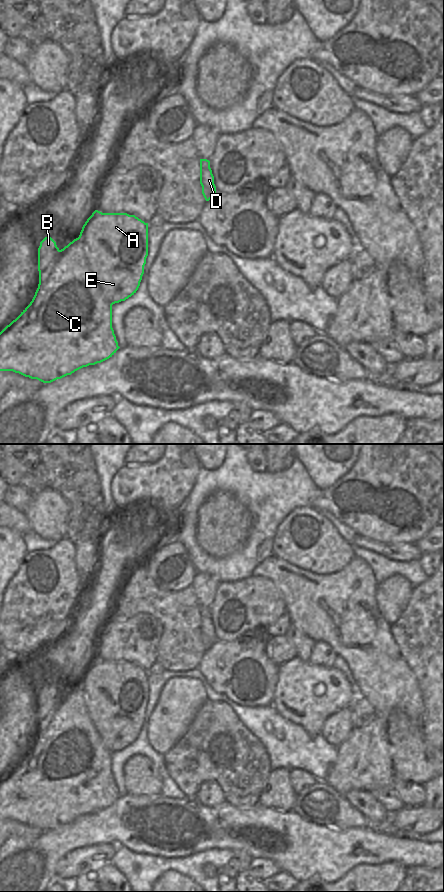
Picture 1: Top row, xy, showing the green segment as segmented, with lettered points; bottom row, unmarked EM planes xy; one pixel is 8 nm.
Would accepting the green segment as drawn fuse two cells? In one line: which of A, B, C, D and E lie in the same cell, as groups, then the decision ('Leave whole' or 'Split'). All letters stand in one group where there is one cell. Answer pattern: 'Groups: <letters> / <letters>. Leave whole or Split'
Groups: A E / B C D. Split

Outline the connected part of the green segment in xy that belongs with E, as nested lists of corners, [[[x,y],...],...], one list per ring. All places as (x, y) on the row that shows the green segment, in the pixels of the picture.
[[[95,210],[82,227],[79,238],[86,246],[90,270],[104,296],[113,305],[136,293],[148,256],[148,223],[127,213],[102,213]]]

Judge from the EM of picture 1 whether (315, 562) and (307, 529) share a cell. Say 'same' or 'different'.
same

